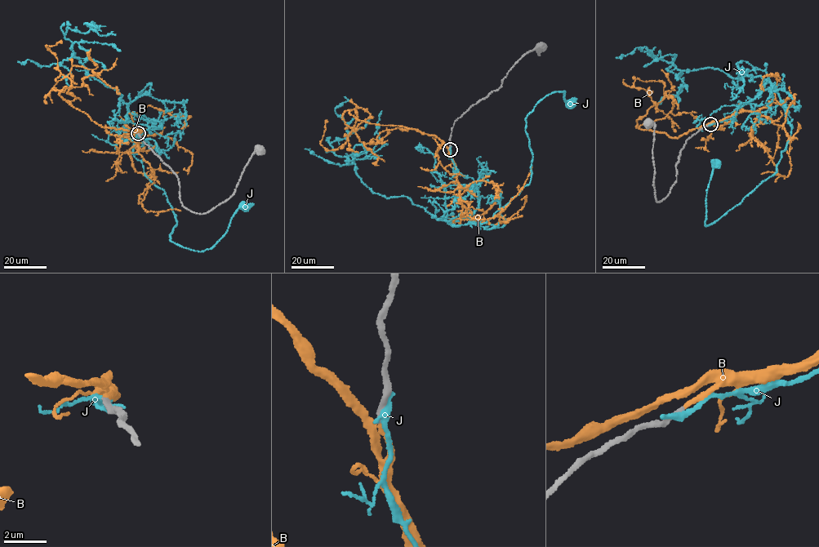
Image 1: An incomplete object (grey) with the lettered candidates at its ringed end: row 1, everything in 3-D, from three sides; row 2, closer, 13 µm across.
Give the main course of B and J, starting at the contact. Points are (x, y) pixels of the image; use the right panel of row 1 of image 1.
B: (710, 124), (676, 138), (636, 126), (670, 112), (674, 100), (665, 91), (675, 99)
J: (709, 125), (731, 118), (740, 104), (774, 87), (792, 126), (776, 171), (705, 226), (705, 195), (716, 164)

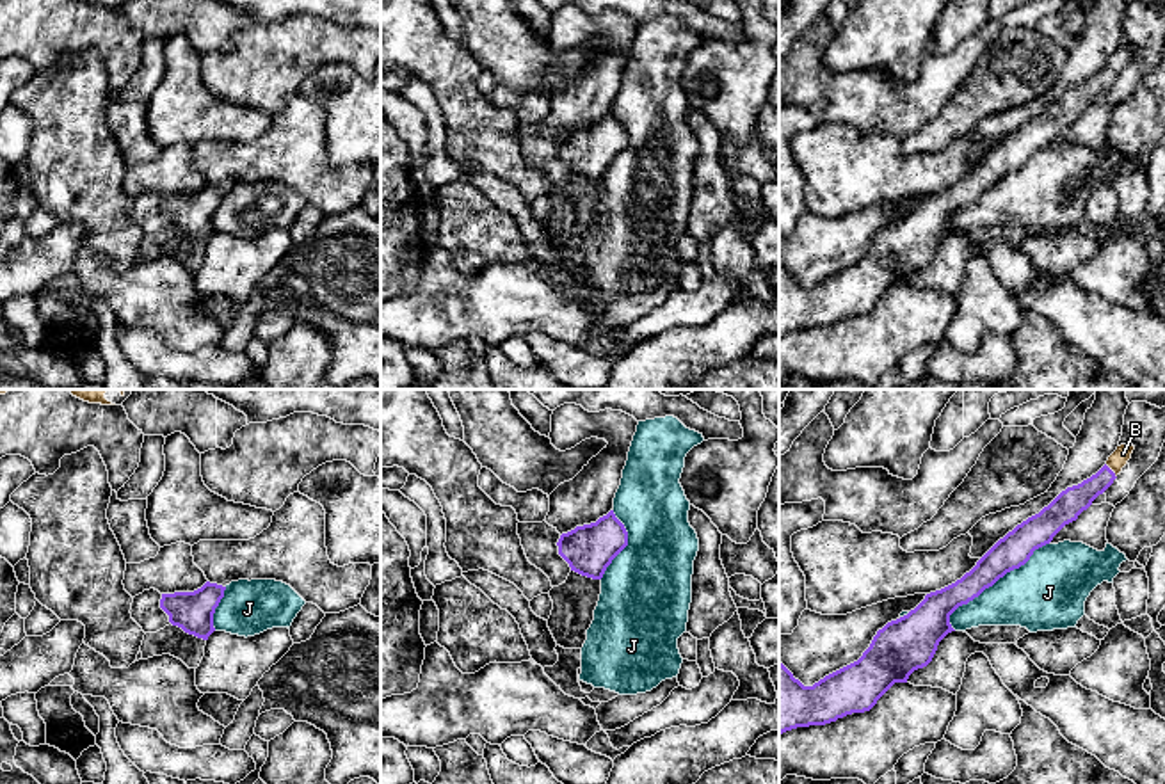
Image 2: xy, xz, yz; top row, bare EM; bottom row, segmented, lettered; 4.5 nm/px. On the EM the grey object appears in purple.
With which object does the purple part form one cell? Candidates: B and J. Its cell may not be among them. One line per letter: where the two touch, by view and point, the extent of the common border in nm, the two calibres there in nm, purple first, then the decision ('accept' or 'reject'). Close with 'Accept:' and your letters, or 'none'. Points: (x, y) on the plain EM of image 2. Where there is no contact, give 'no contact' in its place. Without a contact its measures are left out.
B: contact yz (1112, 73); length 80 nm; calibres 140 and 80 nm; accept
J: contact yz (995, 184); length 600 nm; calibres 160 and 340 nm; reject
Accept: B

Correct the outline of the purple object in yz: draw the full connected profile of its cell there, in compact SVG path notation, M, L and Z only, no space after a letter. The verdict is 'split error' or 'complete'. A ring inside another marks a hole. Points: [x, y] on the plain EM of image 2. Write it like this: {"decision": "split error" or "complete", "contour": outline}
{"decision": "split error", "contour": "M1133 46L1117 48L1096 76L1067 89L1039 116L1017 126L960 181L927 196L907 217L888 224L857 263L813 288L804 288L779 263L779 336L870 313L895 284L907 284L914 272L932 263L939 244L955 233L950 217L1024 167L1035 151L1076 123L1113 85L1133 52Z"}

